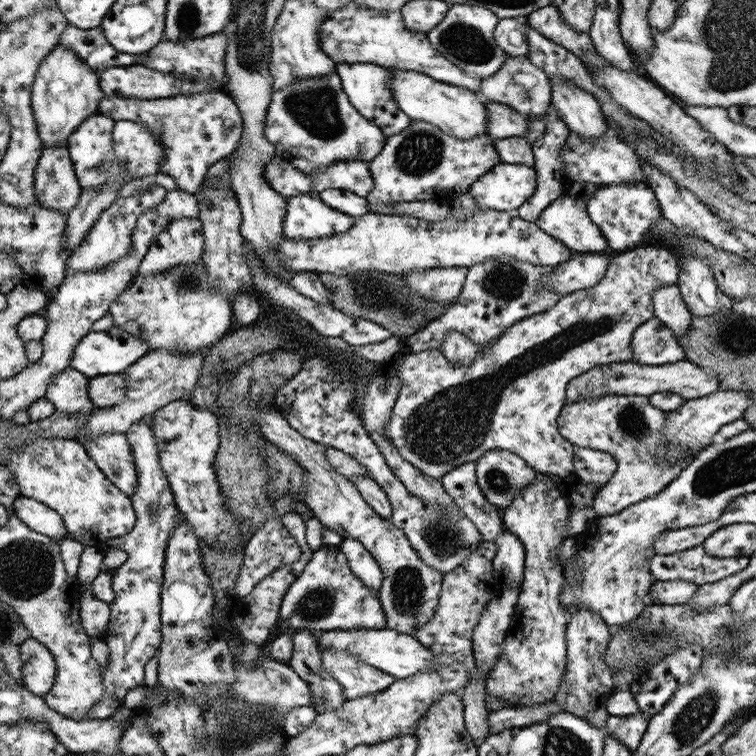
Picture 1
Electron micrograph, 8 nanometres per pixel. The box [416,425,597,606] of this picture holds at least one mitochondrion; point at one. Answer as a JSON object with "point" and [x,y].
{"point":[444,538]}

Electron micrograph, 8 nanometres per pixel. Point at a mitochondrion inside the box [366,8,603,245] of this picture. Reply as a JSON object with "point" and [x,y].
{"point":[422,152]}

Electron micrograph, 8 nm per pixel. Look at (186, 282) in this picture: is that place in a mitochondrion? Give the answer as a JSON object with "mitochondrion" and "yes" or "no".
{"mitochondrion":"yes"}

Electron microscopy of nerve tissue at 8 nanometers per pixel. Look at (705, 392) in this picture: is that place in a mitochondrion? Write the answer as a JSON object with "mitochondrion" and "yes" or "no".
{"mitochondrion":"no"}

